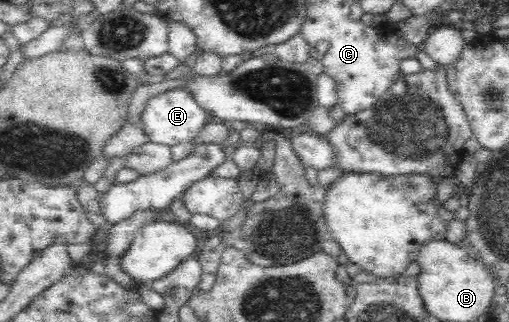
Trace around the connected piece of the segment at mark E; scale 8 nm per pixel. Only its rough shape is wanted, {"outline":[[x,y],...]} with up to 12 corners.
{"outline":[[189,89],[151,97],[141,119],[150,142],[197,138],[210,114]]}

